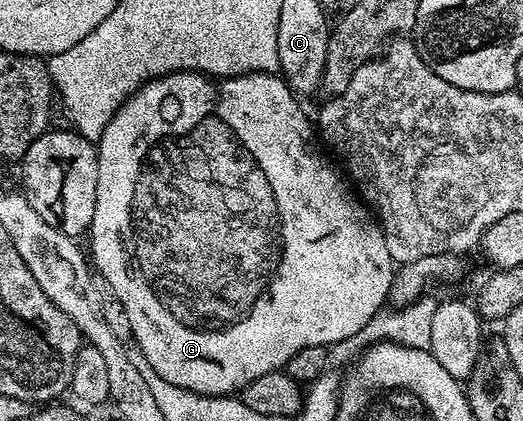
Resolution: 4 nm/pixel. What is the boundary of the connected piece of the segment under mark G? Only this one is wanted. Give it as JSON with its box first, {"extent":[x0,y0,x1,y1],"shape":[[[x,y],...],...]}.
{"extent":[89,73,397,397],"shape":[[[171,73],[168,77],[159,77],[139,88],[113,115],[109,127],[105,127],[103,138],[97,143],[99,154],[97,207],[93,207],[93,223],[89,230],[89,238],[91,237],[89,257],[98,276],[103,277],[105,283],[109,283],[109,287],[113,287],[125,315],[129,315],[129,327],[134,344],[144,353],[145,358],[149,359],[150,366],[161,375],[162,379],[168,383],[173,383],[175,387],[187,388],[189,391],[201,394],[201,396],[209,397],[226,397],[238,394],[249,383],[253,383],[253,379],[261,379],[261,375],[269,375],[282,370],[289,363],[289,359],[293,359],[293,355],[297,355],[297,351],[301,351],[305,347],[317,347],[318,345],[334,347],[338,341],[348,340],[350,342],[357,335],[357,331],[361,331],[361,327],[368,325],[388,304],[397,266],[395,260],[389,255],[389,247],[385,247],[383,229],[373,216],[372,210],[357,196],[356,190],[349,184],[348,178],[340,170],[339,174],[331,166],[332,158],[326,152],[323,154],[315,146],[315,141],[317,142],[316,130],[313,128],[312,122],[311,125],[307,122],[307,117],[303,114],[299,101],[300,98],[291,92],[291,88],[282,76],[274,73],[246,73],[240,77],[225,77],[216,81],[201,73]]]}

